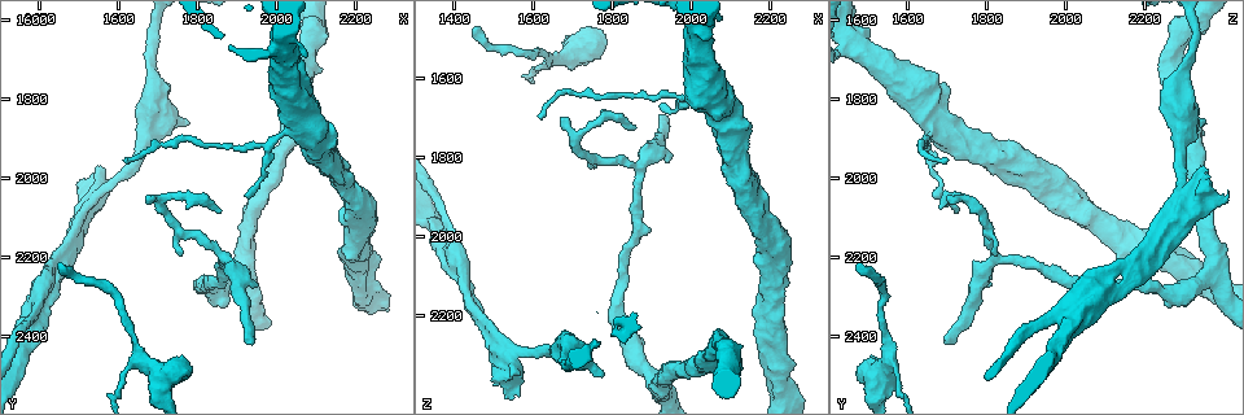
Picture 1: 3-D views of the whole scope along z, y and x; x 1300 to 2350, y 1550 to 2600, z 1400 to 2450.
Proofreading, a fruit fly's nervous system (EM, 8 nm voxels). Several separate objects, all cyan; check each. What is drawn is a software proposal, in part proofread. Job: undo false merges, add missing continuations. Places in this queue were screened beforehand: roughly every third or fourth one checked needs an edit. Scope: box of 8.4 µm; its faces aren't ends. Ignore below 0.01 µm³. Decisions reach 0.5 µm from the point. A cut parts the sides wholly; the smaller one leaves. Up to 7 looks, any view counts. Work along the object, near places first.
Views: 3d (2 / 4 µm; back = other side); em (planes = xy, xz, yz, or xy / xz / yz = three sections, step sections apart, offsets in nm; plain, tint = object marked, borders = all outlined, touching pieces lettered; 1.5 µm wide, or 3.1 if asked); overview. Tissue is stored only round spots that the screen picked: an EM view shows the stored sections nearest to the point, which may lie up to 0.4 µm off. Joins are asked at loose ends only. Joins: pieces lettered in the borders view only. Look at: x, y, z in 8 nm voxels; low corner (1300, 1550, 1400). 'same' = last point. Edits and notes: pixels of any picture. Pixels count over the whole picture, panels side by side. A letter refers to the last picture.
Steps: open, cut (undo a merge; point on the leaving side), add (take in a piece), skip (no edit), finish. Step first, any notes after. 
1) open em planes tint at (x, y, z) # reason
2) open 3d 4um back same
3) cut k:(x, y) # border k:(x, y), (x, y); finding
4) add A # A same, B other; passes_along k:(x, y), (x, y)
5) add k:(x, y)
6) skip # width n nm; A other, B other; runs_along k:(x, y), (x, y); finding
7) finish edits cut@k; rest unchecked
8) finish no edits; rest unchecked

open em planes borders at (1930, 2420, 1695) # branch stops here

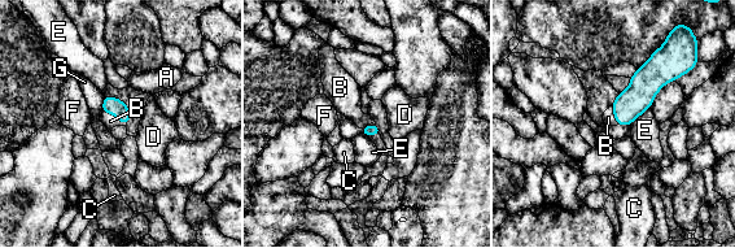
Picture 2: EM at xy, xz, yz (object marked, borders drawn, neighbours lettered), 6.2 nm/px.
add 2:(110, 121) # A other, B same, C other, D other, E other, F other, G other; it goes on there

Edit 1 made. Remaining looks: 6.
open em xz step 4 tint at (1450, 2220, 1475) # thin end

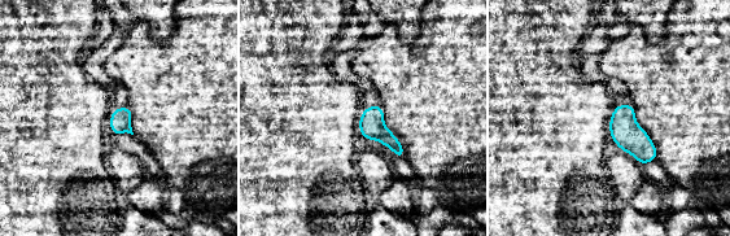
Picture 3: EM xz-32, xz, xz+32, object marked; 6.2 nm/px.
open em planes borders same # another direction

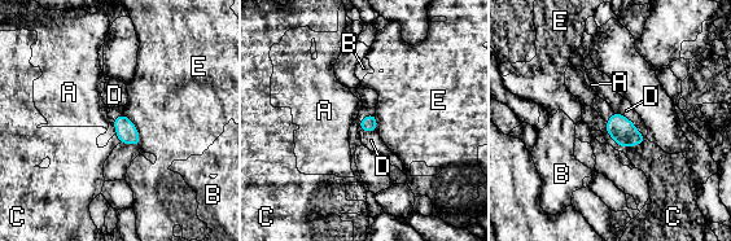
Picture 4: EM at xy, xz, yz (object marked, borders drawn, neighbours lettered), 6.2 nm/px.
skip # A other, B other, C other, D other, E other; border 4:(604, 128), (621, 148), (647, 139); no lettered piece goes on from it

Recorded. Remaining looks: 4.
open 3d 2um at (1870, 2205, 1820) # three-way junction

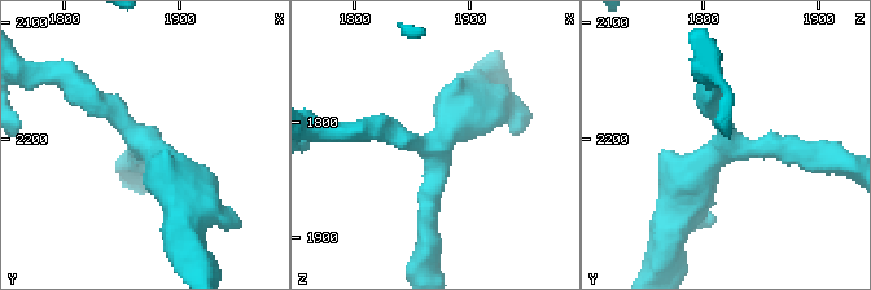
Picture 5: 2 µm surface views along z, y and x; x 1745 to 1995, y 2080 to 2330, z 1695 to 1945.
open em planes tint at (1874, 2208, 1818) # arms 3; arm_widths 170, 190, 280 nm; need the tissue

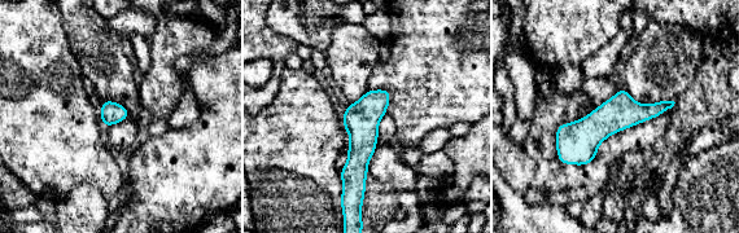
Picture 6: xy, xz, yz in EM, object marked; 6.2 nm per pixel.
open em planes borders same

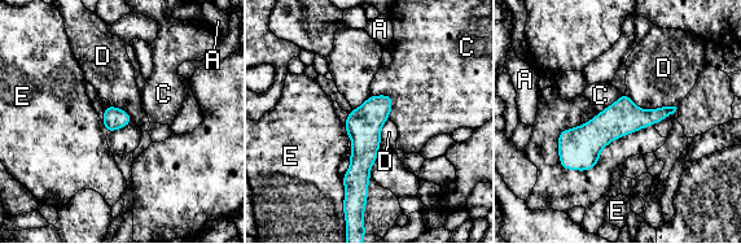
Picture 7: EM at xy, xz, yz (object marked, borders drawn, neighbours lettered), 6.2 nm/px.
skip # A other, C other, D other, E other; border 7:(626, 92), (649, 110), (676, 108); all the same cell

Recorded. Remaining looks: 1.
finish edits add@2; rest unchecked

